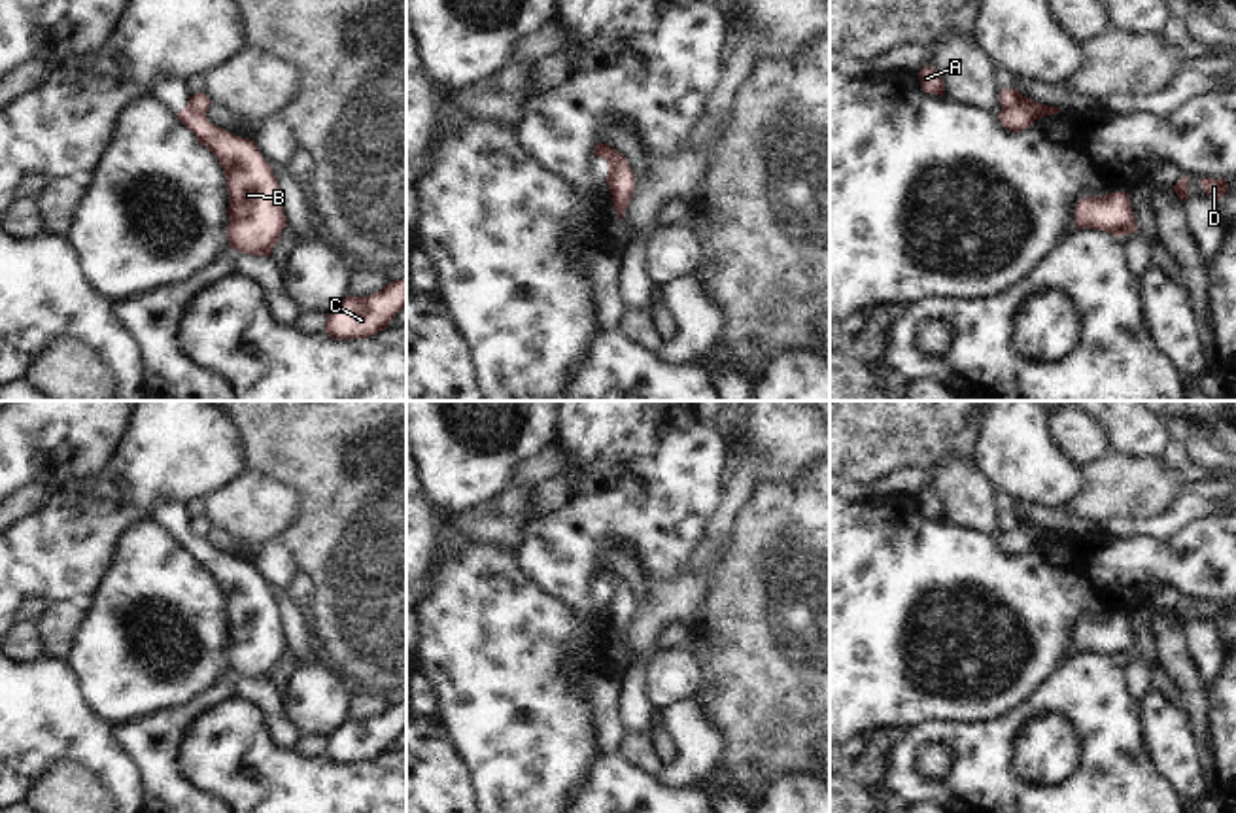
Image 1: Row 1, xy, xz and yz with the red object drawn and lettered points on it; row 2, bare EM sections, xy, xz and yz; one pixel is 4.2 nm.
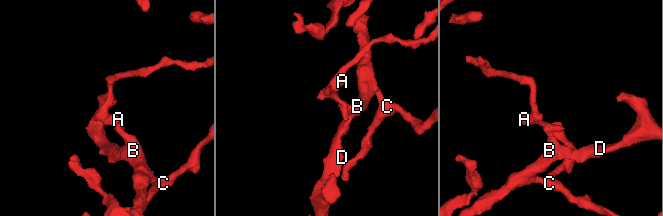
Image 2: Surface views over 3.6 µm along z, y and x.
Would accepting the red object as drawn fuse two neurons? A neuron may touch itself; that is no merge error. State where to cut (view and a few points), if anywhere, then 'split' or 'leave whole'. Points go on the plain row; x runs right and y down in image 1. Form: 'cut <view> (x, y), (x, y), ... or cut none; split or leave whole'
cut yz (1002, 532), (1023, 532), (1034, 543); split

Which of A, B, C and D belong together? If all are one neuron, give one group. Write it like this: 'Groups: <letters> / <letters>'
Groups: A / B C D

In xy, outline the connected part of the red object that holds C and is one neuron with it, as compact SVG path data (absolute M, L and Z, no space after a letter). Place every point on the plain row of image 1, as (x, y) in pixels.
M406 703L389 705L370 720L346 720L329 737L325 756L333 762L367 762L386 754L393 739L406 730Z

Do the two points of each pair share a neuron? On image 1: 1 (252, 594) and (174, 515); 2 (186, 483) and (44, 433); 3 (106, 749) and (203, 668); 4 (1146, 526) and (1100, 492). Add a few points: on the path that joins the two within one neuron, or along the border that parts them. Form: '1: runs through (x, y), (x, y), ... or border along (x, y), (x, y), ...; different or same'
1: runs through (231, 573), (210, 560), (188, 537); same
2: border along (133, 420), (121, 449), (106, 467), (76, 483); different
3: border along (84, 694), (84, 702), (112, 728); different
4: border along (1176, 498), (1157, 515), (1114, 517), (1102, 526); different

